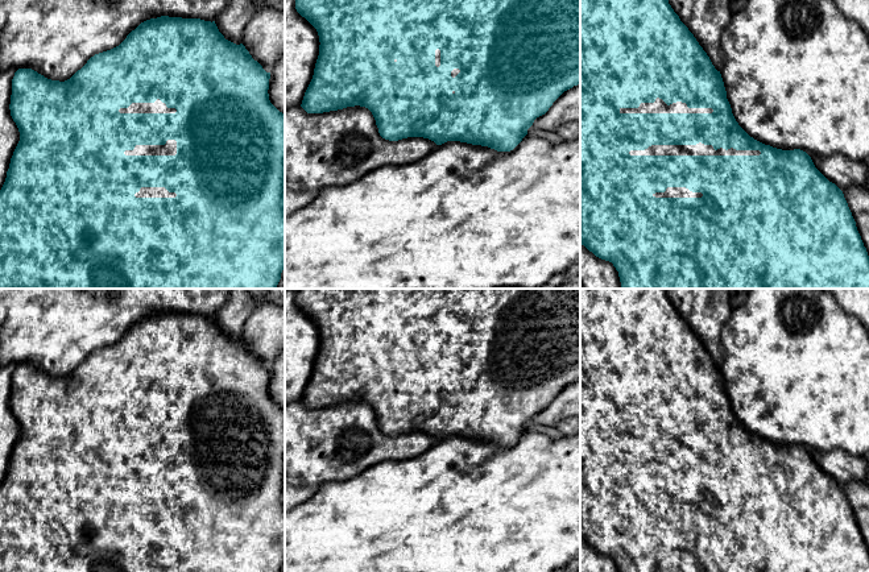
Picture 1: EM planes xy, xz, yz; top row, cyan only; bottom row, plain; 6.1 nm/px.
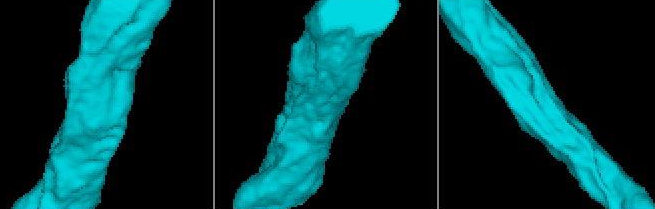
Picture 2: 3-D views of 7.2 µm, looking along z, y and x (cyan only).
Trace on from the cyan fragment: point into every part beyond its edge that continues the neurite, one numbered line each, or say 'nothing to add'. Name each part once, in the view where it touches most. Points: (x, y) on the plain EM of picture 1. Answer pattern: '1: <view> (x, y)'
1: yz (699, 444)

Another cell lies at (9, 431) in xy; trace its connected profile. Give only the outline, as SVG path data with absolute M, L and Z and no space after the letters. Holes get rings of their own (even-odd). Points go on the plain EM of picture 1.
M0 364L0 485L5 477L11 453L20 436L20 427L11 411L13 364Z

